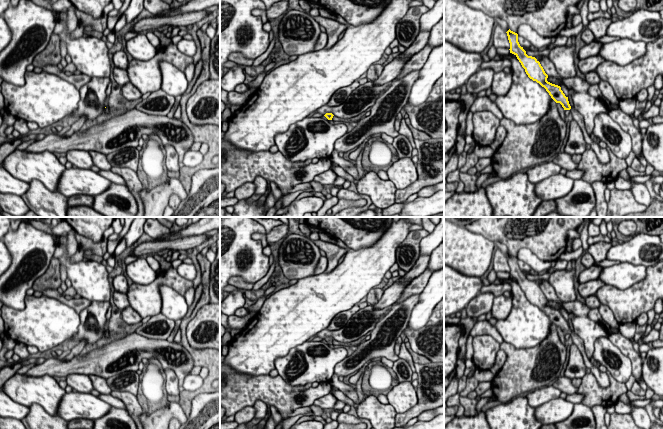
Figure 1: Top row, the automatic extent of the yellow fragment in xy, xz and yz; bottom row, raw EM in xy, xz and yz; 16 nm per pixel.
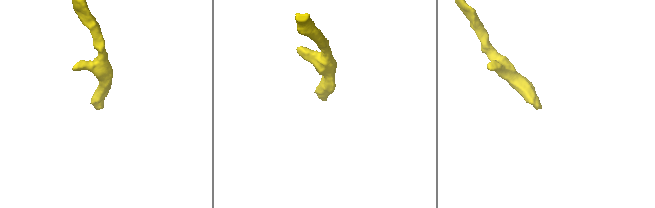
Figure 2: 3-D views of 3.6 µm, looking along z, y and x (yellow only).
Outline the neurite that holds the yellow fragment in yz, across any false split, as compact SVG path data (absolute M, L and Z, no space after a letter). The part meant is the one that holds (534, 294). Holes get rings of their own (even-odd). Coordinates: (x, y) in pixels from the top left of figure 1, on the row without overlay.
M510 253L506 256L510 267L510 277L514 278L522 291L525 293L526 298L530 303L539 307L546 313L551 322L560 327L564 334L570 334L573 343L578 347L584 358L584 363L591 373L596 377L598 384L601 388L607 388L610 385L609 377L606 372L601 372L598 365L591 362L591 359L586 355L583 340L574 332L571 331L568 321L565 320L561 311L547 305L548 299L545 297L540 286L532 280L528 280L523 271L518 266L518 258Z

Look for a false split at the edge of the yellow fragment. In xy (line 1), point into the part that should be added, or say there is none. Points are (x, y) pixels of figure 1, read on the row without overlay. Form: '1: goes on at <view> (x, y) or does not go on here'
1: does not go on here

